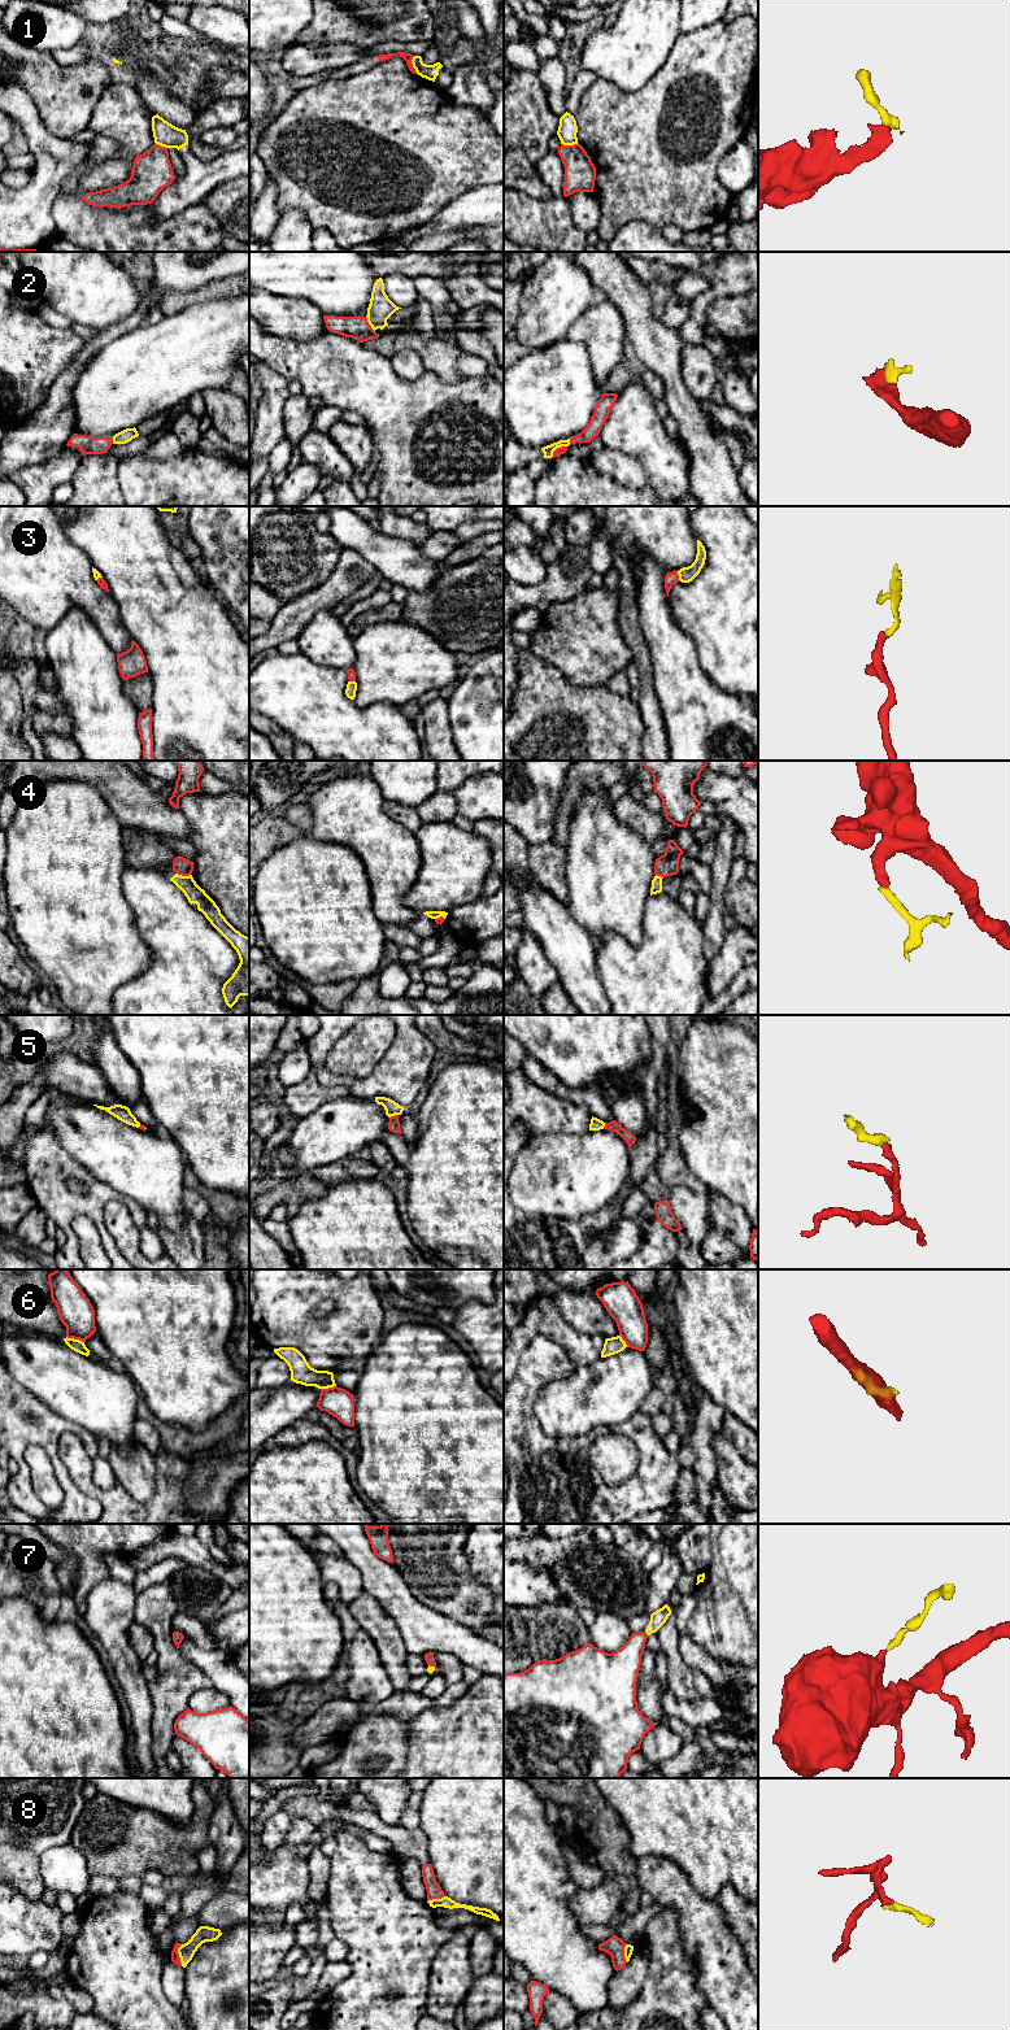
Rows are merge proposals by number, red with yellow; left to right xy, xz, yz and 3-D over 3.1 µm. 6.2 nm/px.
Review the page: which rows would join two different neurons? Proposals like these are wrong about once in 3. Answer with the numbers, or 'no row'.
1, 4, 6

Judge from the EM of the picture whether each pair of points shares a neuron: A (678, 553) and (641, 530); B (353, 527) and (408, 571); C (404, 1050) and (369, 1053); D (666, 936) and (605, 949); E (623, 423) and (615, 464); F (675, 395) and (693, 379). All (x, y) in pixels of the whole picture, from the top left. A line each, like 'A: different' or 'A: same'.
A: same
B: same
C: different
D: same
E: different
F: different

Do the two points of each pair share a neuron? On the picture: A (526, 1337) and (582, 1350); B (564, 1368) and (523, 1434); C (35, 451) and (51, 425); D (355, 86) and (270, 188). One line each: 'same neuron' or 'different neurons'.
A: same neuron
B: same neuron
C: same neuron
D: different neurons

